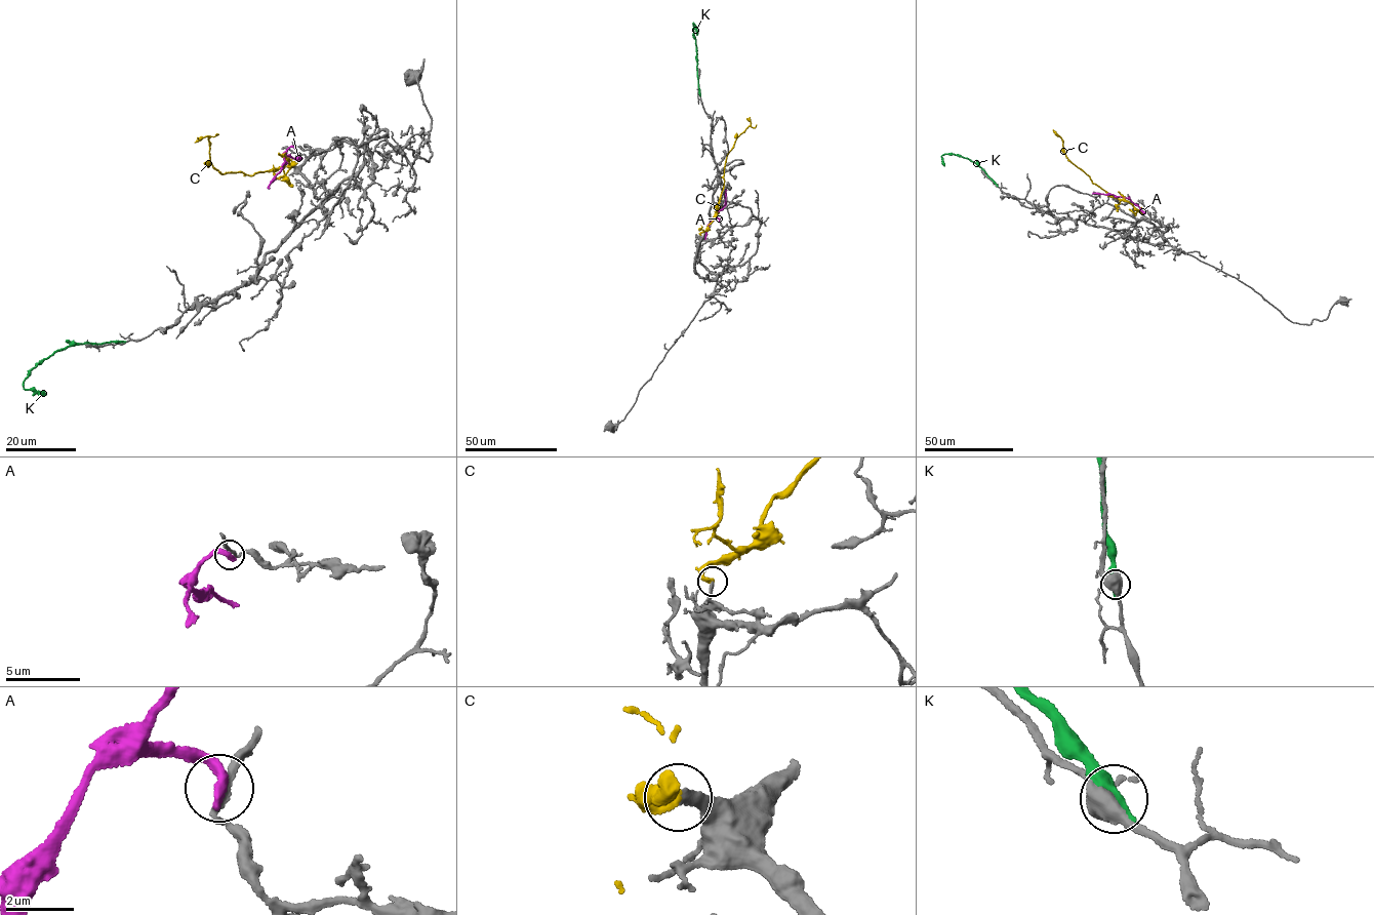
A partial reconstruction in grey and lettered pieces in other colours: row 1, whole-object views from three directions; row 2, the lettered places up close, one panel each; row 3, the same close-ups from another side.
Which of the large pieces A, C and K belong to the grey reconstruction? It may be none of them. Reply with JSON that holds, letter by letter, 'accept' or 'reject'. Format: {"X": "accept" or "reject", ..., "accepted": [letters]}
{"A": "reject", "C": "accept", "K": "reject", "accepted": ["C"]}

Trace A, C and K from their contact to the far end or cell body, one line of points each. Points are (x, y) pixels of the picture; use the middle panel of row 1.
A: (719, 220), (715, 215), (725, 205), (726, 190)
C: (700, 235), (715, 219), (727, 154), (750, 125), (746, 118)
K: (699, 94), (693, 23), (697, 35)

